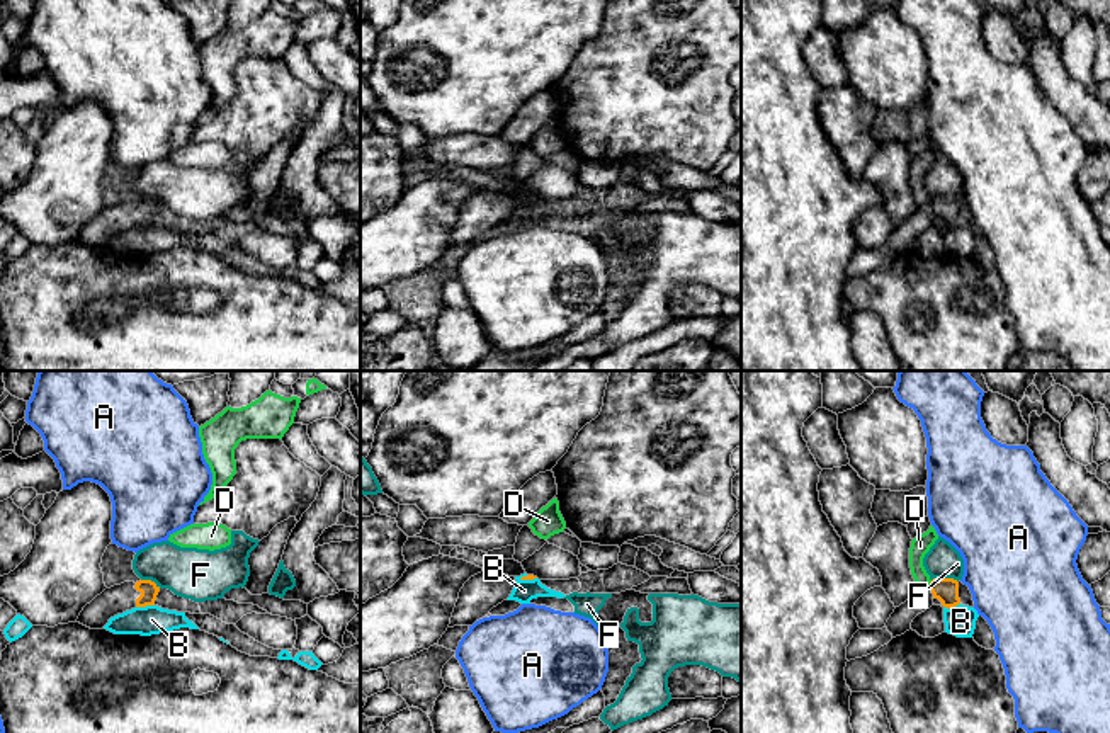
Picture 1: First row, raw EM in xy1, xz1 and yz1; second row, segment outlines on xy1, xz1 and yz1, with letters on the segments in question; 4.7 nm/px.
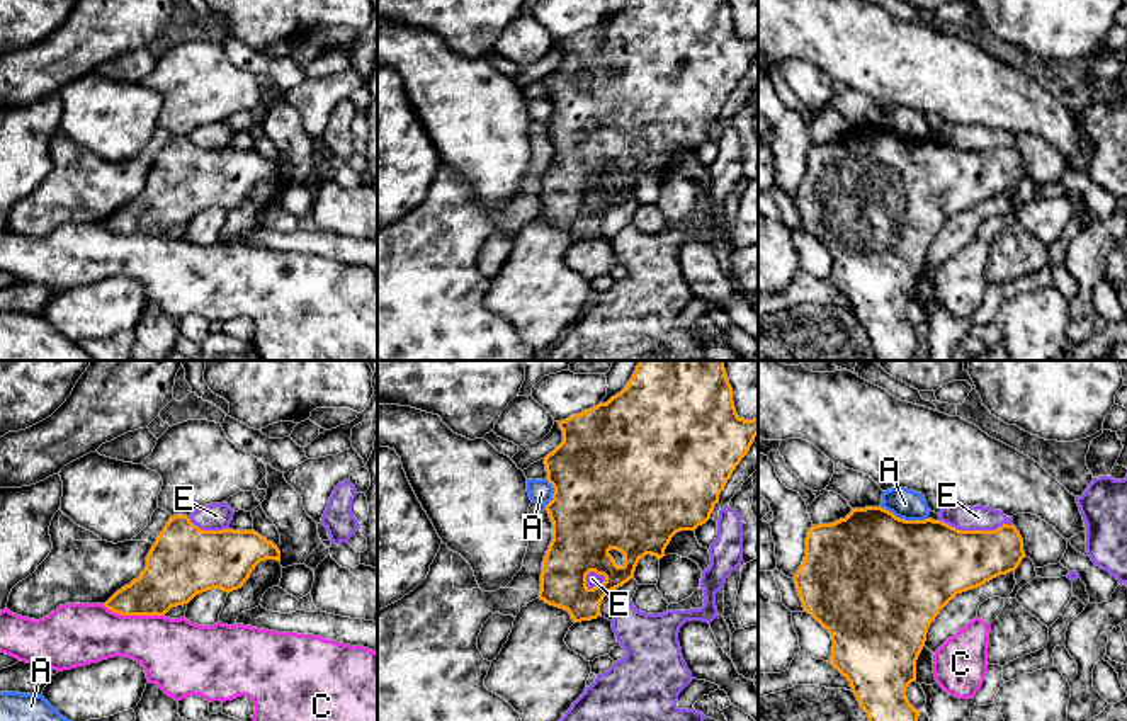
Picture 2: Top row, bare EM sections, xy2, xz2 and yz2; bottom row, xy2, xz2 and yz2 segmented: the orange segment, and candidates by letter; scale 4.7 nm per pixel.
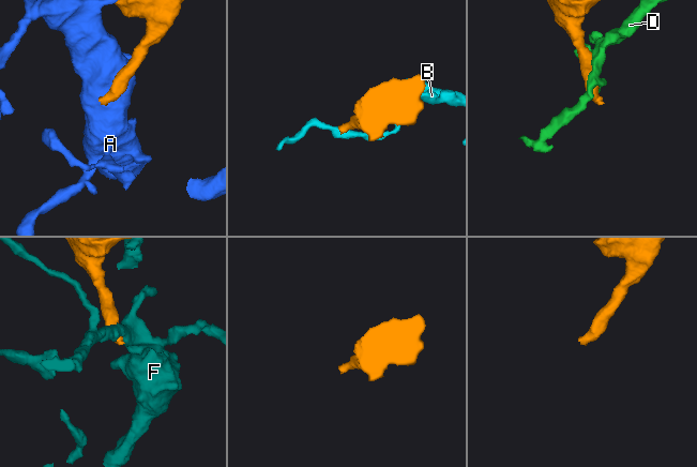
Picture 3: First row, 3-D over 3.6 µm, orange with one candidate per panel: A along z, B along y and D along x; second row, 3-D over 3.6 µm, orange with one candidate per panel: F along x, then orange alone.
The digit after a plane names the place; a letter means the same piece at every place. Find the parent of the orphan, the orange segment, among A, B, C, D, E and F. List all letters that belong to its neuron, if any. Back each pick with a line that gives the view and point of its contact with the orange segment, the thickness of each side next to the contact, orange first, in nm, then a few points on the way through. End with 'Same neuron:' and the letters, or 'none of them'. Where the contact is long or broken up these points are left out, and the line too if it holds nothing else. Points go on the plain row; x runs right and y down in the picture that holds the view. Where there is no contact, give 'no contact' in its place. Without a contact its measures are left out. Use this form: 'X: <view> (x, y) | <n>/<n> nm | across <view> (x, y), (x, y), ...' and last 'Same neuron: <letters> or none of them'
Same neuron: none of them

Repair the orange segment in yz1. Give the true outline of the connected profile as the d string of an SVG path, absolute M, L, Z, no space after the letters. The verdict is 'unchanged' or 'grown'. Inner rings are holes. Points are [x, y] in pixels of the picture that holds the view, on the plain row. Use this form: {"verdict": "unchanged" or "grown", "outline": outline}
{"verdict": "unchanged", "outline": "M933 197L928 206L933 213L933 218L938 218L943 226L950 228L960 223L957 199Z"}

